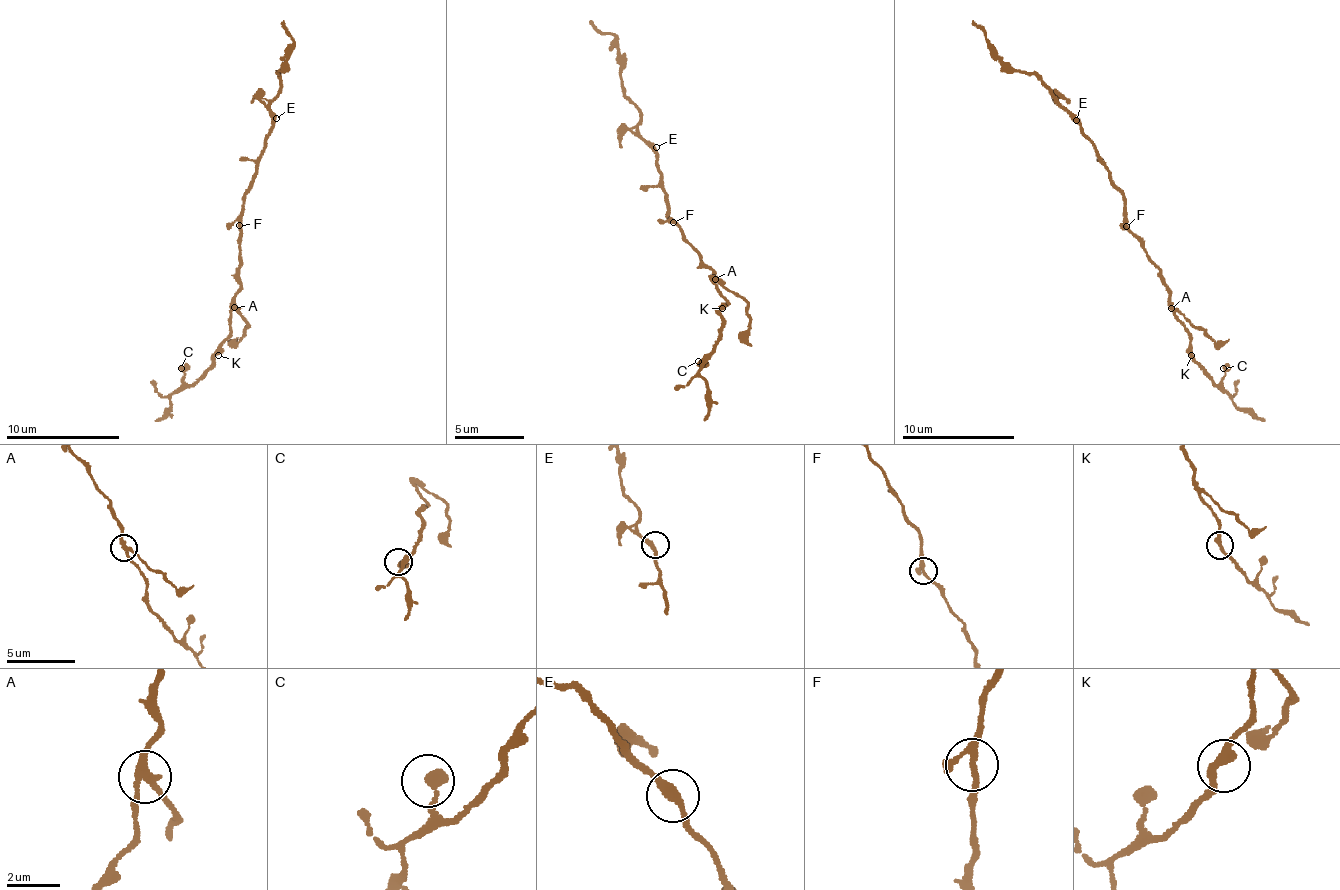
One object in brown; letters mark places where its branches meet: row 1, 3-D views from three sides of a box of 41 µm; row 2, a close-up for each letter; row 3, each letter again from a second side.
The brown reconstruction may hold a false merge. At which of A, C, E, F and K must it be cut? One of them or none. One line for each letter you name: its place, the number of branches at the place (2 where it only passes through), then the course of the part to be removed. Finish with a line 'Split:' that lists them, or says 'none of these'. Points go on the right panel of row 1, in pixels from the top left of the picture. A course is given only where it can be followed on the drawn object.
A: Place: (1171, 308). Branches: 3. Course of the part to remove: (1172, 307), (1217, 344), (1230, 338)
Split: A

